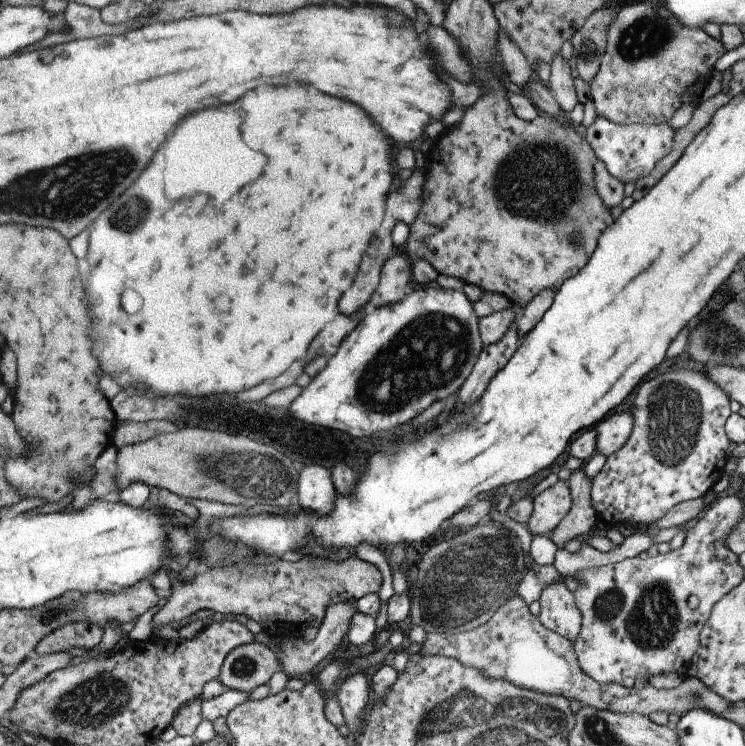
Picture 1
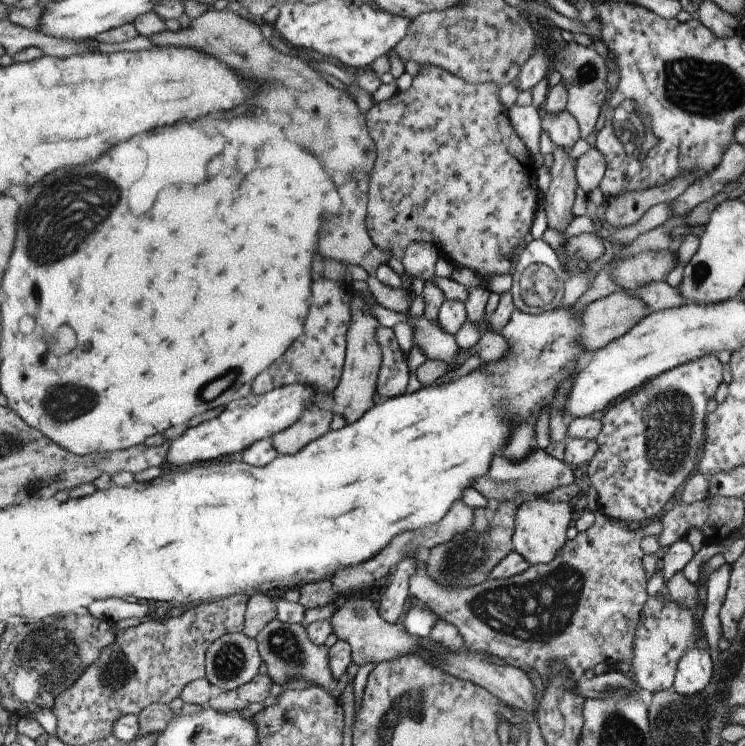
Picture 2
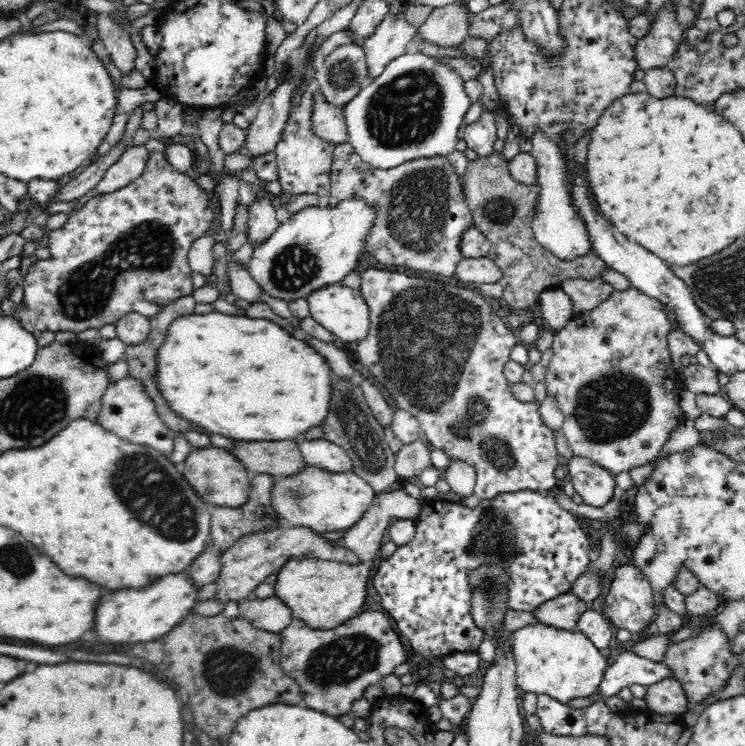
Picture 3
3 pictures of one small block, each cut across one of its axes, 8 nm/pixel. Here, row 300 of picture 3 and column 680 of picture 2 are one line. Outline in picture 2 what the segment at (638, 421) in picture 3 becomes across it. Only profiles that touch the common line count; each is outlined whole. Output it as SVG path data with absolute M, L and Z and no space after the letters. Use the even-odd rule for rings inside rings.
M649 596L645 600L645 606L641 610L641 616L635 628L633 660L629 666L629 676L637 686L637 690L643 688L643 690L649 690L651 694L671 690L681 656L689 648L695 648L695 640L699 638L697 626L699 626L697 616L693 616L693 612L679 606L677 602L665 600L663 596L661 598Z

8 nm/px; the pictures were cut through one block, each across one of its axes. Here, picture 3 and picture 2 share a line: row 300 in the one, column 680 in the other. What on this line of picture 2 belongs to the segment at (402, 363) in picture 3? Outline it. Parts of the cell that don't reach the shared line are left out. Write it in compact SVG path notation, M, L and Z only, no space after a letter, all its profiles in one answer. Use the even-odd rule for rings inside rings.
M707 354L695 362L677 366L669 372L663 372L643 386L639 386L631 396L623 398L621 402L609 406L601 416L601 432L595 438L599 450L591 458L591 462L583 468L585 482L593 484L597 492L599 510L627 528L647 526L655 518L659 518L665 508L669 508L675 490L679 490L685 480L695 474L695 466L699 462L699 452L703 448L705 438L705 406L715 396L717 386L723 382L721 362L715 354Z

